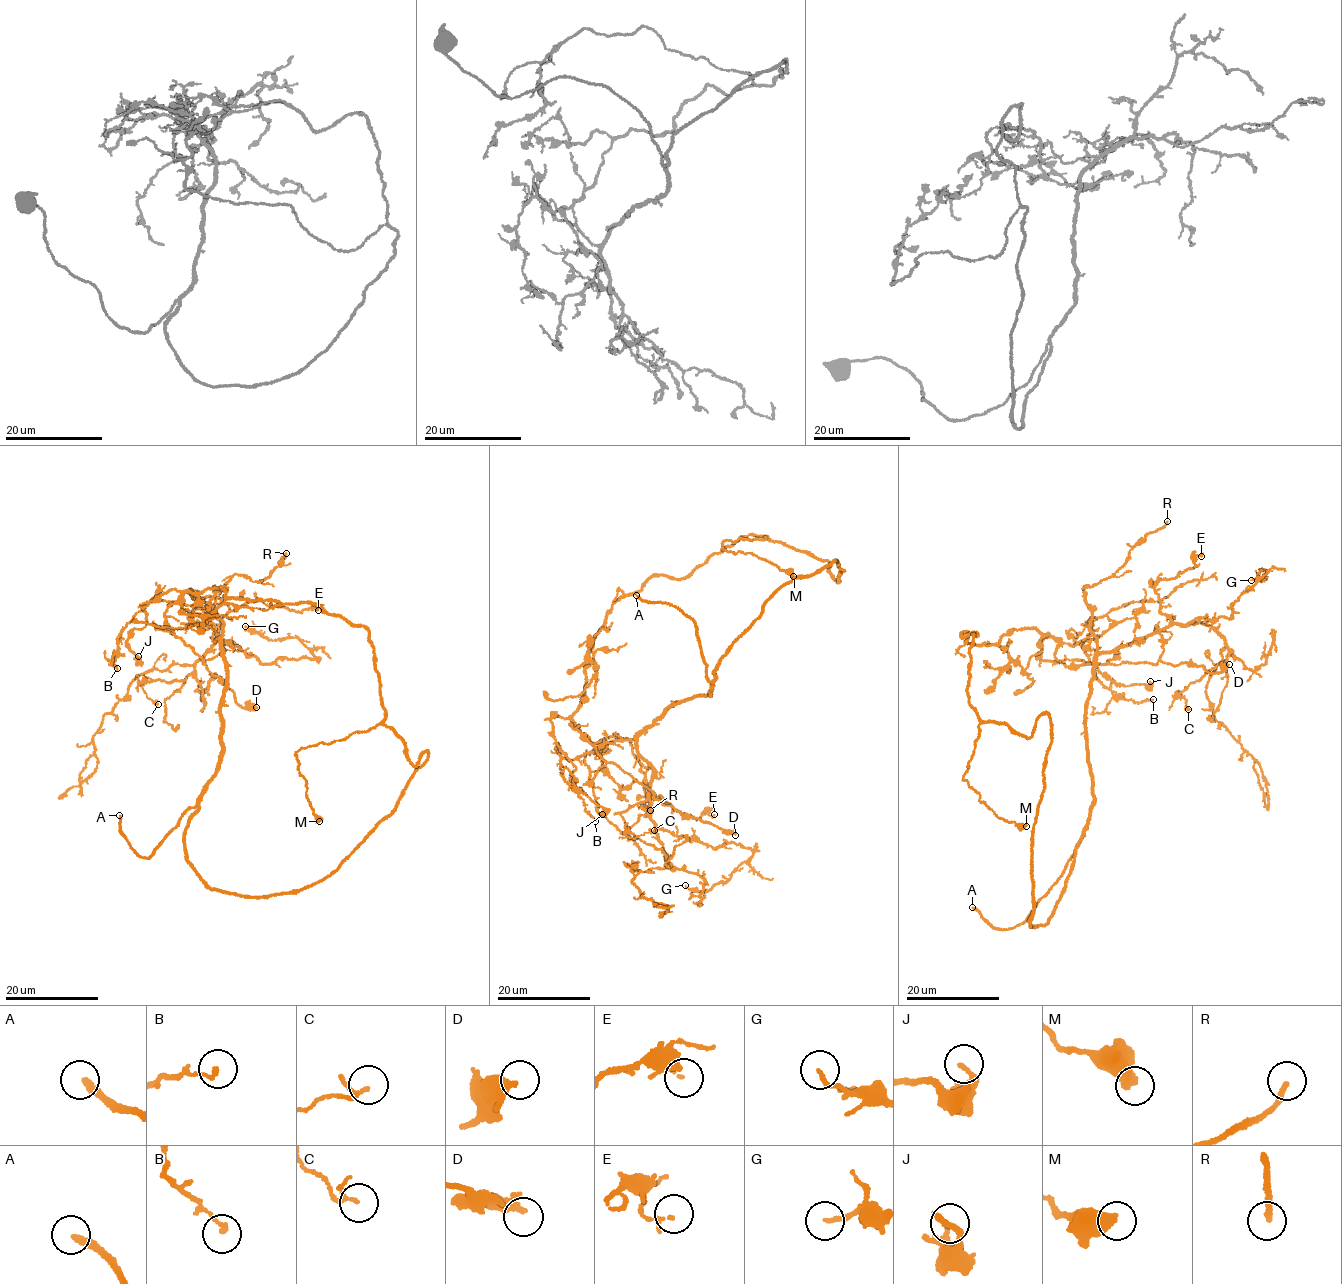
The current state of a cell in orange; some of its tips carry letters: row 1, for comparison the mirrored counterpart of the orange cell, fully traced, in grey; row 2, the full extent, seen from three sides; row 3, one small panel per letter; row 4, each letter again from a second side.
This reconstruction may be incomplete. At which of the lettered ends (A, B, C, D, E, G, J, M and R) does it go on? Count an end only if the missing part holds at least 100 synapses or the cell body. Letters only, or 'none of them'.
A

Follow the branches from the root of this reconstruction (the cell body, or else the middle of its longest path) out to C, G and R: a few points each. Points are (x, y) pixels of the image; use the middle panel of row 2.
C: (575, 724), (606, 770), (591, 771), (587, 754), (636, 738), (670, 868), (625, 834), (654, 830)
G: (575, 724), (606, 770), (591, 771), (587, 754), (636, 738), (657, 828), (752, 850), (725, 882), (685, 885)
R: (575, 724), (606, 770), (591, 771), (584, 758), (605, 748), (605, 739), (630, 739), (650, 810)

